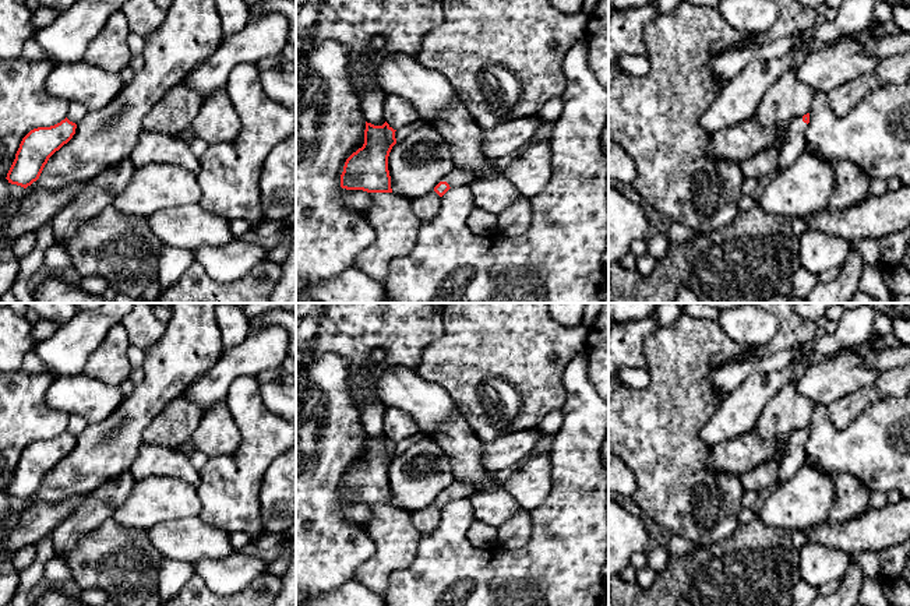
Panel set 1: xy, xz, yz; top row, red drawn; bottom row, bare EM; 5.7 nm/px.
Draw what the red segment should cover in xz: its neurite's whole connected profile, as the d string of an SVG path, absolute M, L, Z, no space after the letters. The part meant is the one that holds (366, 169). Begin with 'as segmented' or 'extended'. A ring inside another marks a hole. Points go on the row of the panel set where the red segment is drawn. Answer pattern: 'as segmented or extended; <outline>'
as segmented; M366 121L364 144L345 162L341 187L367 193L392 193L388 156L396 144L395 131L387 121L374 126Z

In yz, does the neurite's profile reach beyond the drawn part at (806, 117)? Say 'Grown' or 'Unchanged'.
Grown

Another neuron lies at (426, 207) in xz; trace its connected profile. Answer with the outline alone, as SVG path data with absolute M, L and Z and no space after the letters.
M434 190L410 201L412 209L422 223L430 222L441 208L441 197Z

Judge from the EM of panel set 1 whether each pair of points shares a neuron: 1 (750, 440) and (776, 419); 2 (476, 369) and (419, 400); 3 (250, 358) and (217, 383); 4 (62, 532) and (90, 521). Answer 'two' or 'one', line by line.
1: two
2: two
3: one
4: one

